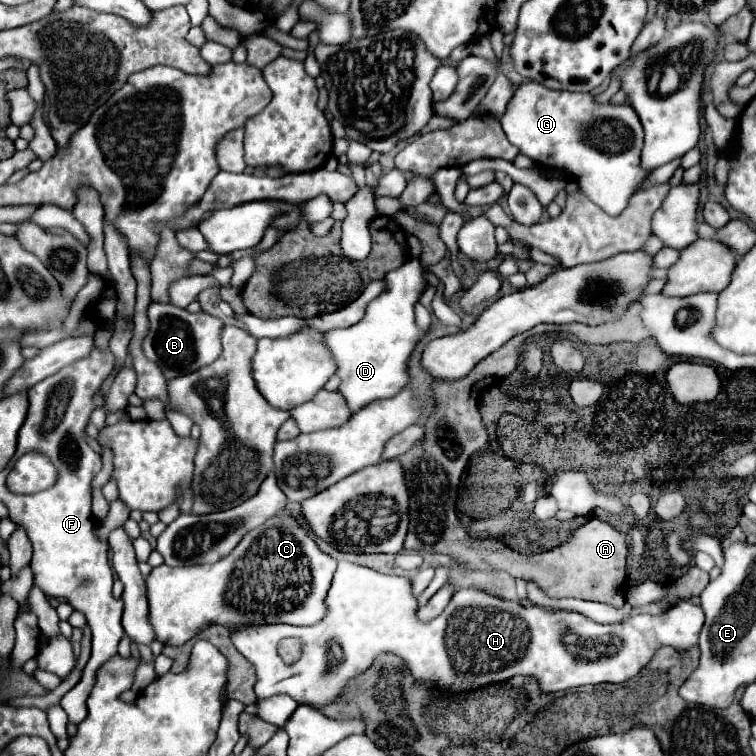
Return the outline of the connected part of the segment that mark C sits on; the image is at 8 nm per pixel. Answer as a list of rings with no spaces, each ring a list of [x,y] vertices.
[[[280,509],[264,525],[246,533],[232,553],[216,563],[190,567],[160,565],[152,569],[146,579],[150,623],[156,639],[168,645],[184,645],[210,623],[224,623],[228,629],[264,623],[312,625],[324,617],[324,597],[334,571],[336,559],[316,545],[310,531],[288,509]]]

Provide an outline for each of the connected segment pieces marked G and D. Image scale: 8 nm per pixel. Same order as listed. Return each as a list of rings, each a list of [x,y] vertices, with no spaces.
[[[524,83],[508,103],[500,125],[508,141],[542,169],[560,169],[572,177],[582,191],[606,211],[618,217],[650,175],[640,165],[644,131],[636,111],[624,105],[592,103],[590,93],[552,91],[540,83]]]
[[[408,259],[402,267],[398,267],[396,271],[390,271],[386,277],[386,291],[376,297],[374,301],[370,301],[366,315],[360,323],[346,327],[346,329],[334,329],[326,333],[326,343],[338,363],[338,377],[342,379],[340,383],[340,393],[346,397],[348,407],[356,413],[360,407],[376,401],[376,399],[386,399],[386,397],[394,397],[396,393],[400,393],[408,383],[408,361],[416,349],[416,345],[430,335],[432,329],[420,329],[416,325],[416,317],[414,317],[414,305],[420,301],[422,293],[424,293],[424,277],[422,277],[422,265],[418,259]]]

